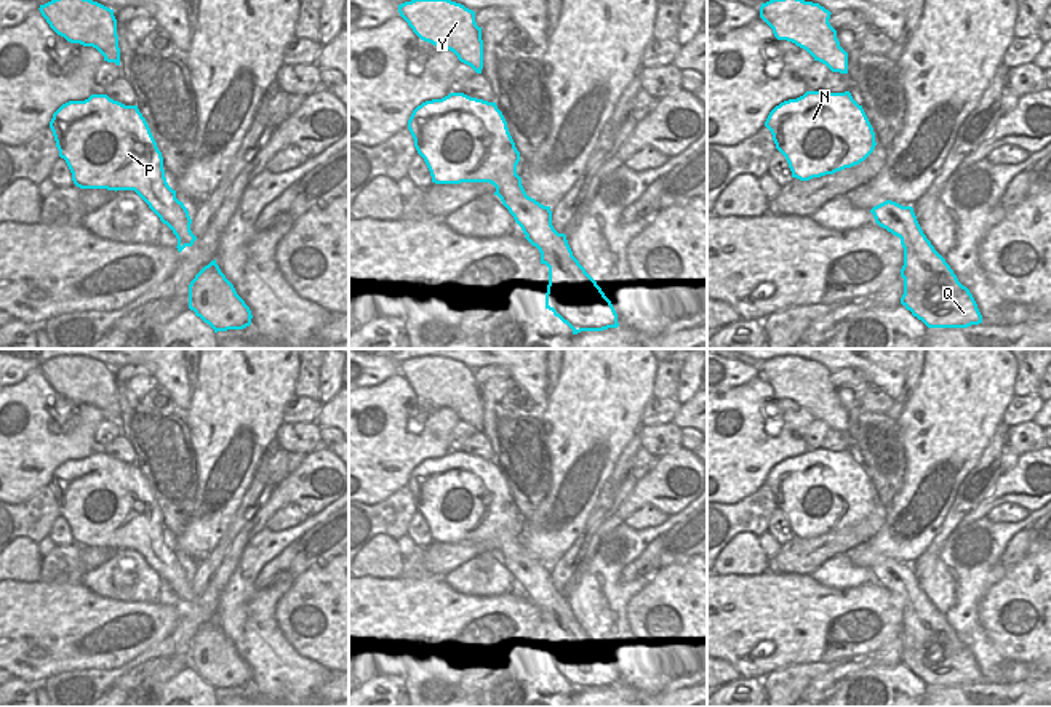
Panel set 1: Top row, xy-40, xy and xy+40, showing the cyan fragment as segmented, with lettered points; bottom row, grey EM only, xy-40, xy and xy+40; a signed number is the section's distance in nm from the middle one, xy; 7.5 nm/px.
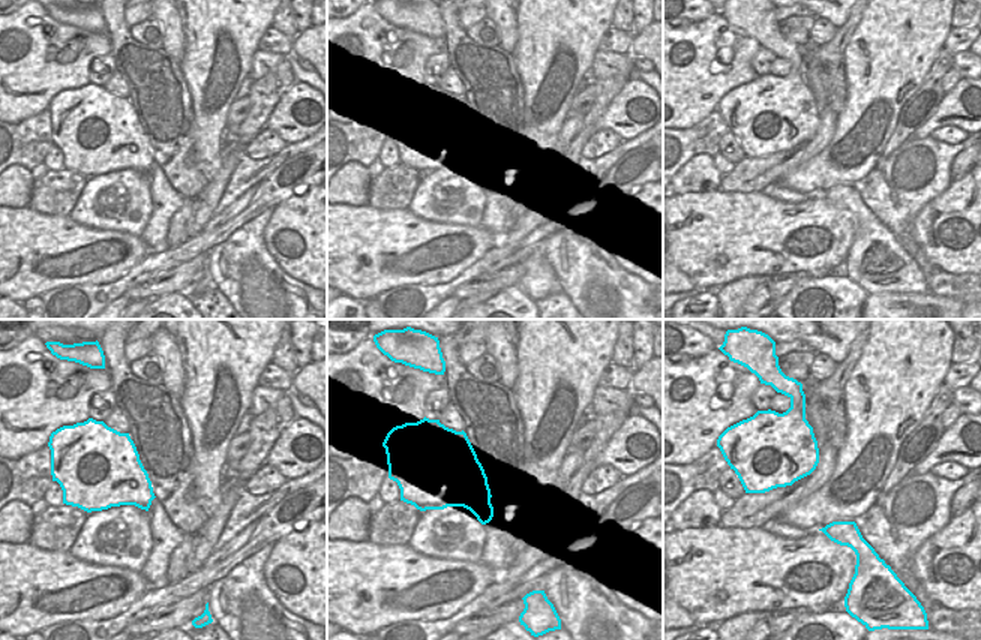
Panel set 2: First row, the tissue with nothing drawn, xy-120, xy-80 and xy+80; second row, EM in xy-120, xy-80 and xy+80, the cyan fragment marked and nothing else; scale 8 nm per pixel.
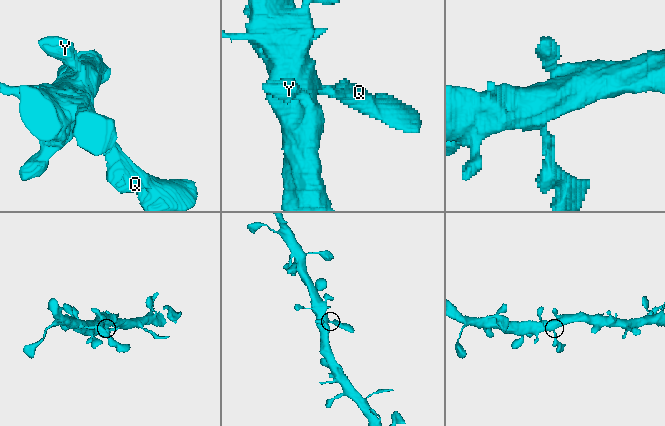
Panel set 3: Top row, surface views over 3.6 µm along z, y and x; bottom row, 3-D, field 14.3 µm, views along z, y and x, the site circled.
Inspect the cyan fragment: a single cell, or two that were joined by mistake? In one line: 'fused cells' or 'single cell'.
single cell

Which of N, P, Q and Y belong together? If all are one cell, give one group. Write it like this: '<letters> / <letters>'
N P Q Y

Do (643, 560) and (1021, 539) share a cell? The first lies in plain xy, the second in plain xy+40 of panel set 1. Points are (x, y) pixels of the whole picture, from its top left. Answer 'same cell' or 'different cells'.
same cell

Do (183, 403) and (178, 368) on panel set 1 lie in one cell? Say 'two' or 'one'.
one

